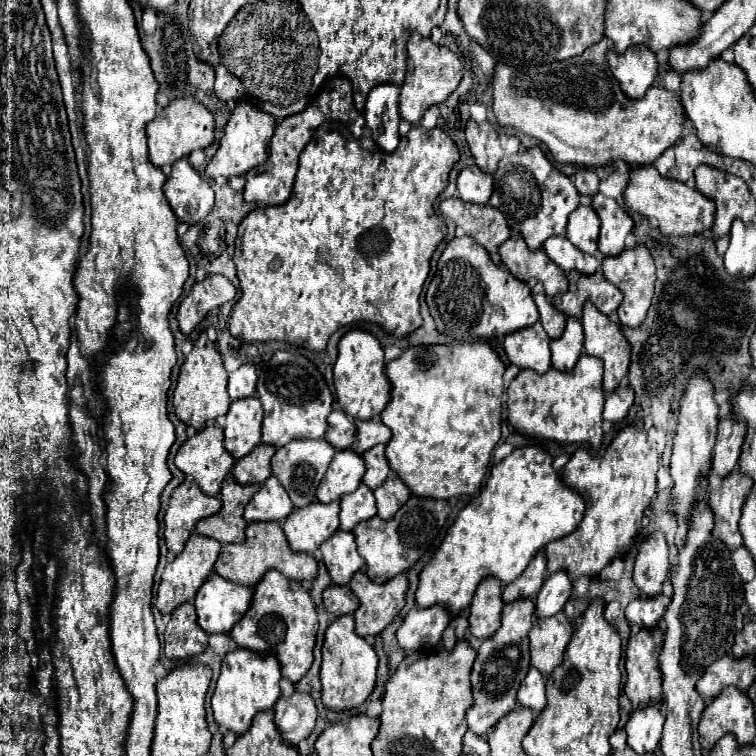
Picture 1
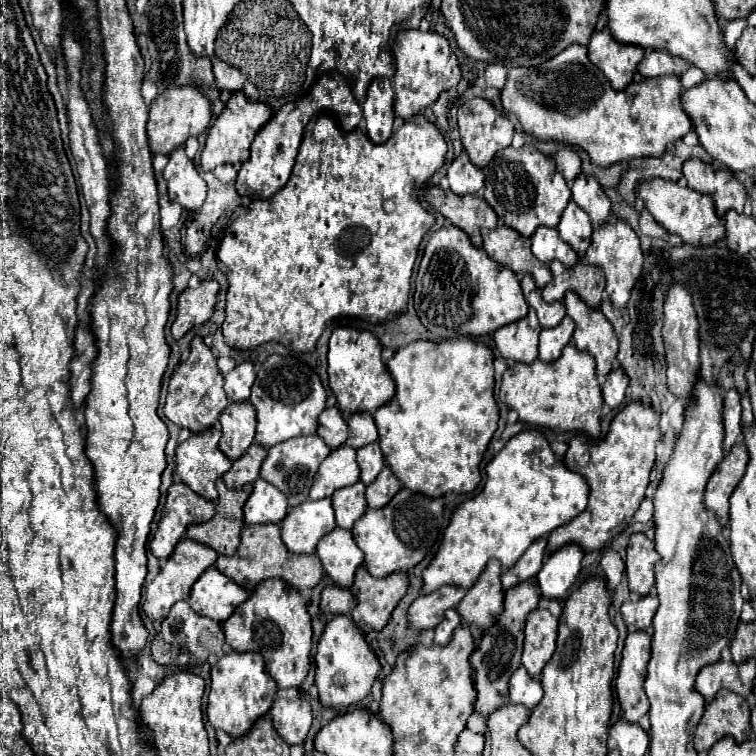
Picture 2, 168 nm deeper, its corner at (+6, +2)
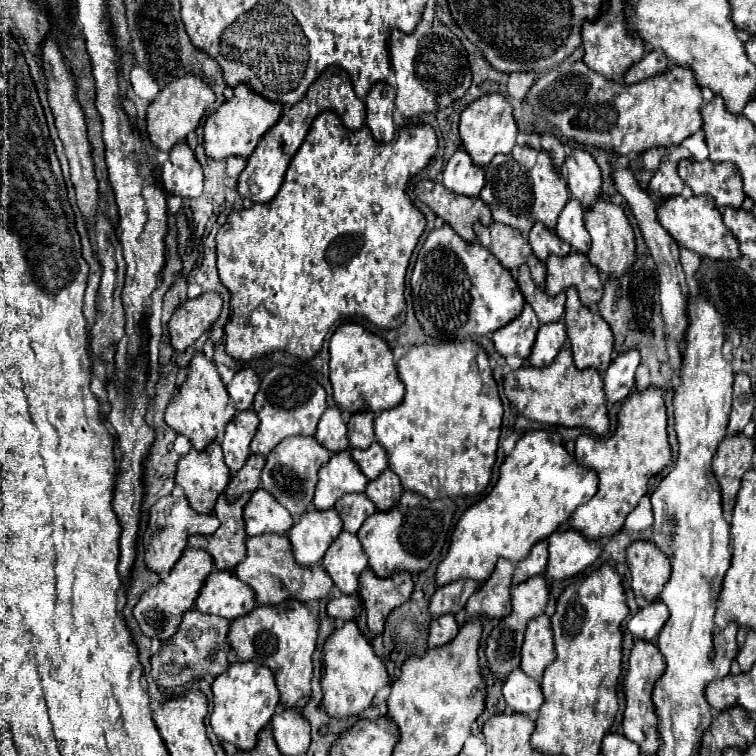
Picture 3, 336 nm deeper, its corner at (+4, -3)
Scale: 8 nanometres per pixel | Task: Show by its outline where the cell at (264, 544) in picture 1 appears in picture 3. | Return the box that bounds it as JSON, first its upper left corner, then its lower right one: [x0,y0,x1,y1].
[234,534,334,604]

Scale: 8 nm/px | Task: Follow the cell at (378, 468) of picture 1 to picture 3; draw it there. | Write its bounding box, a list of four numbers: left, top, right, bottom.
[352,442,388,480]

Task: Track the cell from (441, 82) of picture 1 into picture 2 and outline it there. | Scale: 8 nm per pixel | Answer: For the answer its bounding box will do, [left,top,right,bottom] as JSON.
[394,31,460,119]

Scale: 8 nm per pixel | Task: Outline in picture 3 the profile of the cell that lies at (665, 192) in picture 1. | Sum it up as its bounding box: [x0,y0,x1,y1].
[656,196,740,260]

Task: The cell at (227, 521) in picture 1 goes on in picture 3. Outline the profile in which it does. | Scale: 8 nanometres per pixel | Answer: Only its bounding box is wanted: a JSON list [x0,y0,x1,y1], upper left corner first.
[188,494,250,570]

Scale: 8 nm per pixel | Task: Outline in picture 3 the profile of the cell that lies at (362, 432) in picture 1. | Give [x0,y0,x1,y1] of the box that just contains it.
[348,412,374,448]

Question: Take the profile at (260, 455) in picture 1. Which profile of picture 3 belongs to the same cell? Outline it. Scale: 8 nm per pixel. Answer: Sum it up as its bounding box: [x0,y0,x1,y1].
[226,454,266,500]

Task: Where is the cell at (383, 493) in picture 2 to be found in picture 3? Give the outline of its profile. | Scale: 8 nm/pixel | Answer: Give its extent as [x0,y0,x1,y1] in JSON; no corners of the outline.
[366,468,404,510]

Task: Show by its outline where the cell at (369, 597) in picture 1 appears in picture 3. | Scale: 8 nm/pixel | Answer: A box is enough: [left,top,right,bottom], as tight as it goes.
[360,568,414,636]

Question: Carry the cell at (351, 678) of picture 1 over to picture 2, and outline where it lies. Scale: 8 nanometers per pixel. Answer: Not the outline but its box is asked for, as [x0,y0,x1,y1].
[316,615,382,707]

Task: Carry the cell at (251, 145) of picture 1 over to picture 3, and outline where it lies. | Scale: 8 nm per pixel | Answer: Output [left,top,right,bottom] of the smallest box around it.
[204,84,282,160]

